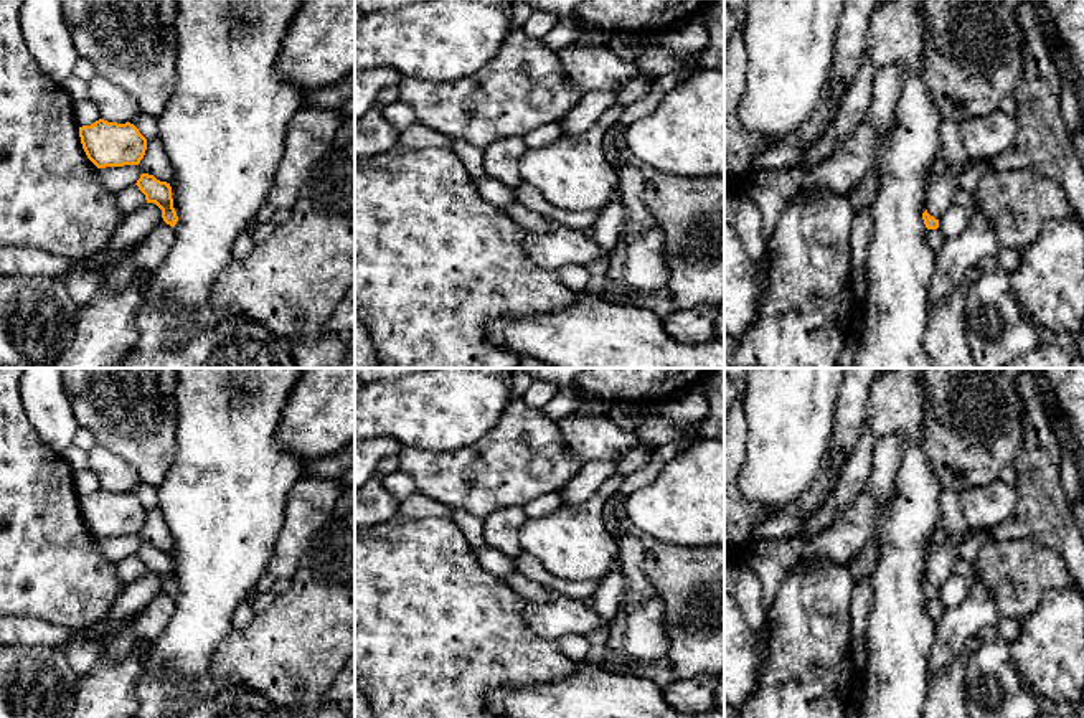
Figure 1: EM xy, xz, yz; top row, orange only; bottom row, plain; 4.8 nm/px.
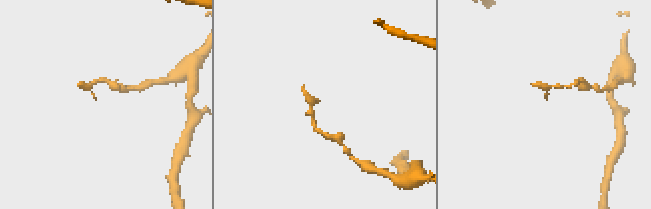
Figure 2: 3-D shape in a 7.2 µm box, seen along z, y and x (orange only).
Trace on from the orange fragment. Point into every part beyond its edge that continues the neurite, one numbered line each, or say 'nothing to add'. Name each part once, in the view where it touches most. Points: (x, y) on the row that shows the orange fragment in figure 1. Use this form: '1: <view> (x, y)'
nothing to add

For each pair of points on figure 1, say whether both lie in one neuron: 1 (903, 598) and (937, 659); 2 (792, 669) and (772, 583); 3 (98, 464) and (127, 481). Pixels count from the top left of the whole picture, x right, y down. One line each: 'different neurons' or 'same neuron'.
1: different neurons
2: different neurons
3: same neuron

